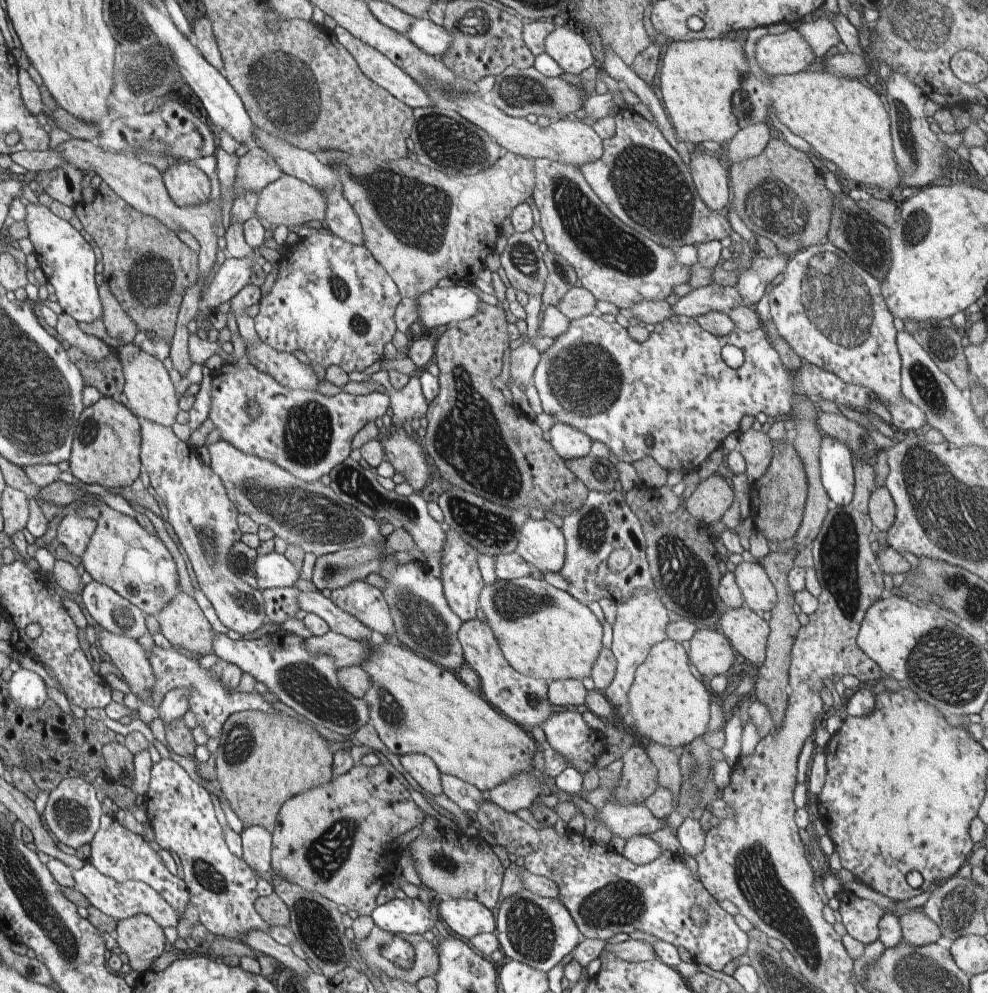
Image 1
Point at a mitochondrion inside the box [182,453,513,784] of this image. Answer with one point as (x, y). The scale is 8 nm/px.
(317, 518)

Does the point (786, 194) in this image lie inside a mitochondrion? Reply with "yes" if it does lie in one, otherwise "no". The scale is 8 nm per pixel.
yes

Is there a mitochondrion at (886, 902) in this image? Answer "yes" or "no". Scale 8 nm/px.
no

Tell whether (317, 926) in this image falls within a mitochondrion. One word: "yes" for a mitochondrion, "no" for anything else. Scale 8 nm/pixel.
yes

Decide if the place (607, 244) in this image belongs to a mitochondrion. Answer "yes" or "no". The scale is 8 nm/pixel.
yes

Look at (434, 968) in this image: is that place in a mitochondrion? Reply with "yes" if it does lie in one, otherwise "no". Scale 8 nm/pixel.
no

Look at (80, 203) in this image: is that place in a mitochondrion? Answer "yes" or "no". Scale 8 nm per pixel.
no

